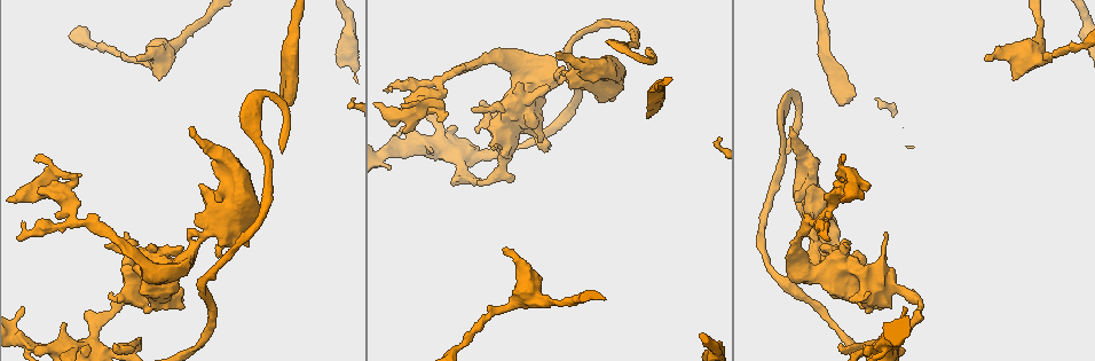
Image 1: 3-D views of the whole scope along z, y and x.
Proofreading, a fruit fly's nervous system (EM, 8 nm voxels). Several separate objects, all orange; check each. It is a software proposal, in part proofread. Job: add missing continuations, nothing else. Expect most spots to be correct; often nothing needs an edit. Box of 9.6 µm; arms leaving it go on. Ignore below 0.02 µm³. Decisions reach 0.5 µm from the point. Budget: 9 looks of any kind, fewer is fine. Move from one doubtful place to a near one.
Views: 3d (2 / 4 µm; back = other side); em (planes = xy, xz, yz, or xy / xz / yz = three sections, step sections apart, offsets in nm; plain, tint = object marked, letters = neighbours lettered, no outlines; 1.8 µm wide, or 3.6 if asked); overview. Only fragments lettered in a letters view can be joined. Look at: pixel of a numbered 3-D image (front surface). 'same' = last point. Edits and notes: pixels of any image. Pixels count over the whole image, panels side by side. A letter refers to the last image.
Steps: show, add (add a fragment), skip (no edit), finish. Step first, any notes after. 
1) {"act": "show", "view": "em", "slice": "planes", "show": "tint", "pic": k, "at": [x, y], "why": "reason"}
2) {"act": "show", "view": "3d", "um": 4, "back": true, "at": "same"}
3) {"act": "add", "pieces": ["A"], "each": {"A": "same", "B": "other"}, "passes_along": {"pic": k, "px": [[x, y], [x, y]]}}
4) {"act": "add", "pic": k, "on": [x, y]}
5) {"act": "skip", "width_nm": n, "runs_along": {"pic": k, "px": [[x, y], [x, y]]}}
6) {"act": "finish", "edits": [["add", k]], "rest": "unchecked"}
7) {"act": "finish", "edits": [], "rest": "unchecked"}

{"act": "show", "view": "em", "um": 3.6, "slice": "planes", "show": "letters", "pic": 1, "at": [139, 59]}

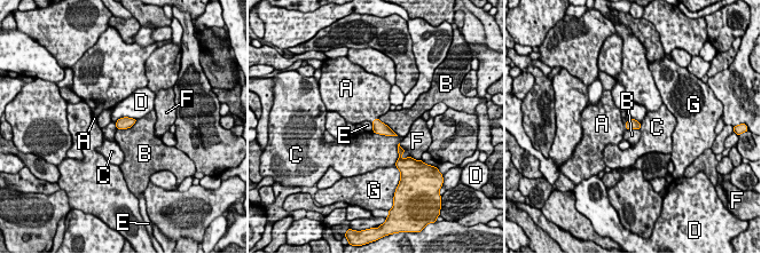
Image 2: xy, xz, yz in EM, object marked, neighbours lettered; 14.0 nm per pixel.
{"act": "add", "pieces": ["A"], "width_nm": 160, "each": {"A": "same", "B": "other", "C": "other", "D": "other", "E": "other", "F": "other", "G": "other"}, "passes_along": {"pic": 2, "px": [[381, 128], [375, 119], [370, 102]]}, "found": "it goes on there"}

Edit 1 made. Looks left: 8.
{"act": "show", "view": "3d", "um": 2, "pic": 1, "at": [87, 345]}

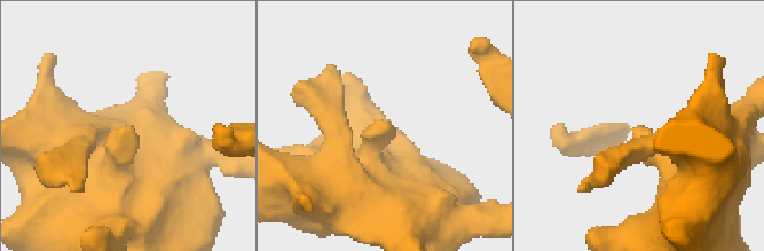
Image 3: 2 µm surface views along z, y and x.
{"act": "show", "view": "em", "slice": "xy", "step": 16, "show": "letters", "pic": 3, "at": [389, 125], "why": "shape alone is not enough"}

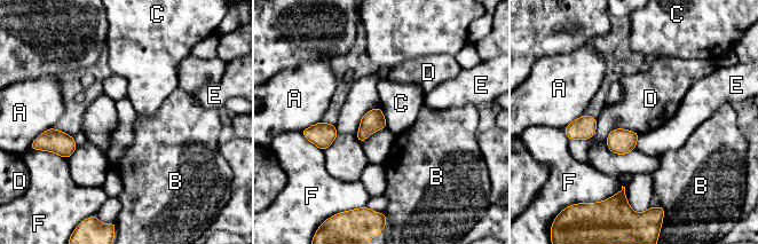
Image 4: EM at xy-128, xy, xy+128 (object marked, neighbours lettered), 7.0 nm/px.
{"act": "skip", "each": {"A": "other", "B": "other", "C": "other", "D": "other", "E": "other", "F": "other"}, "border": {"pic": 4, "px": [[379, 107], [387, 126]]}, "found": "none of them fits"}

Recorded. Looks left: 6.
{"act": "show", "view": "3d", "um": 4, "pic": 1, "at": [80, 174], "why": "an open end"}

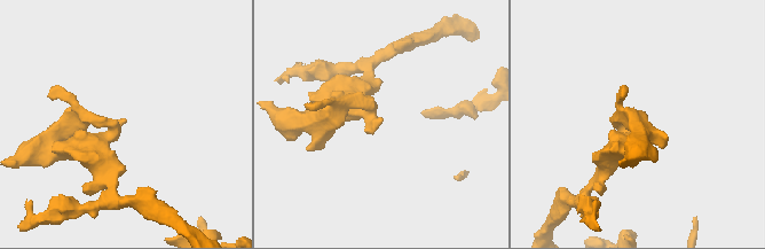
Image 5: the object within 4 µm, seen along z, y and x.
{"act": "show", "view": "em", "slice": "planes", "show": "letters", "pic": 5, "at": [381, 118], "why": "need the tissue"}

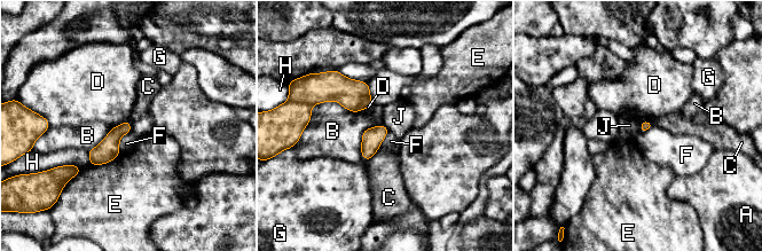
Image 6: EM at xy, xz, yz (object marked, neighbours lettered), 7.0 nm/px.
{"act": "skip", "each": {"A": "other", "B": "other", "C": "other", "D": "other", "E": "other", "F": "other", "G": "other", "H": "other", "J": "other"}, "border": {"pic": 6, "px": [[639, 122], [641, 132]]}, "found": "none of them fits"}

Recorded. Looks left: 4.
{"act": "show", "view": "3d", "um": 4, "pic": 1, "at": [220, 253]}

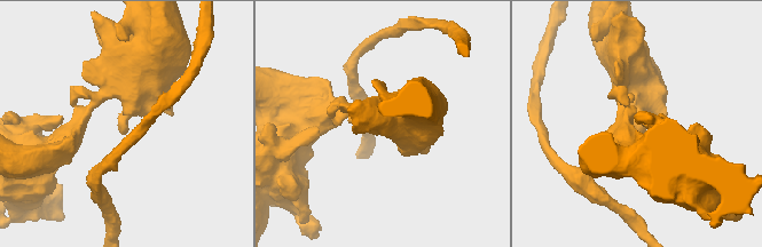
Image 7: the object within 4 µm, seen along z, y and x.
{"act": "show", "view": "em", "slice": "planes", "show": "letters", "pic": 7, "at": [122, 134], "why": "now the EM"}

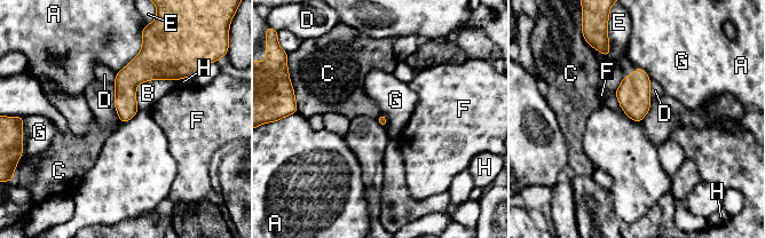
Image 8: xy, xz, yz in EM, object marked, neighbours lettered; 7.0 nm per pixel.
{"act": "skip", "each": {"A": "other", "B": "other", "C": "other", "D": "other", "E": "other", "F": "other", "G": "other", "H": "other"}, "border": {"pic": 8, "px": [[139, 110], [129, 119], [121, 123]]}, "found": "no lettered fragment goes on from it"}

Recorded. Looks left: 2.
{"act": "finish", "edits": [["add", 2]], "rest": "unchecked"}

